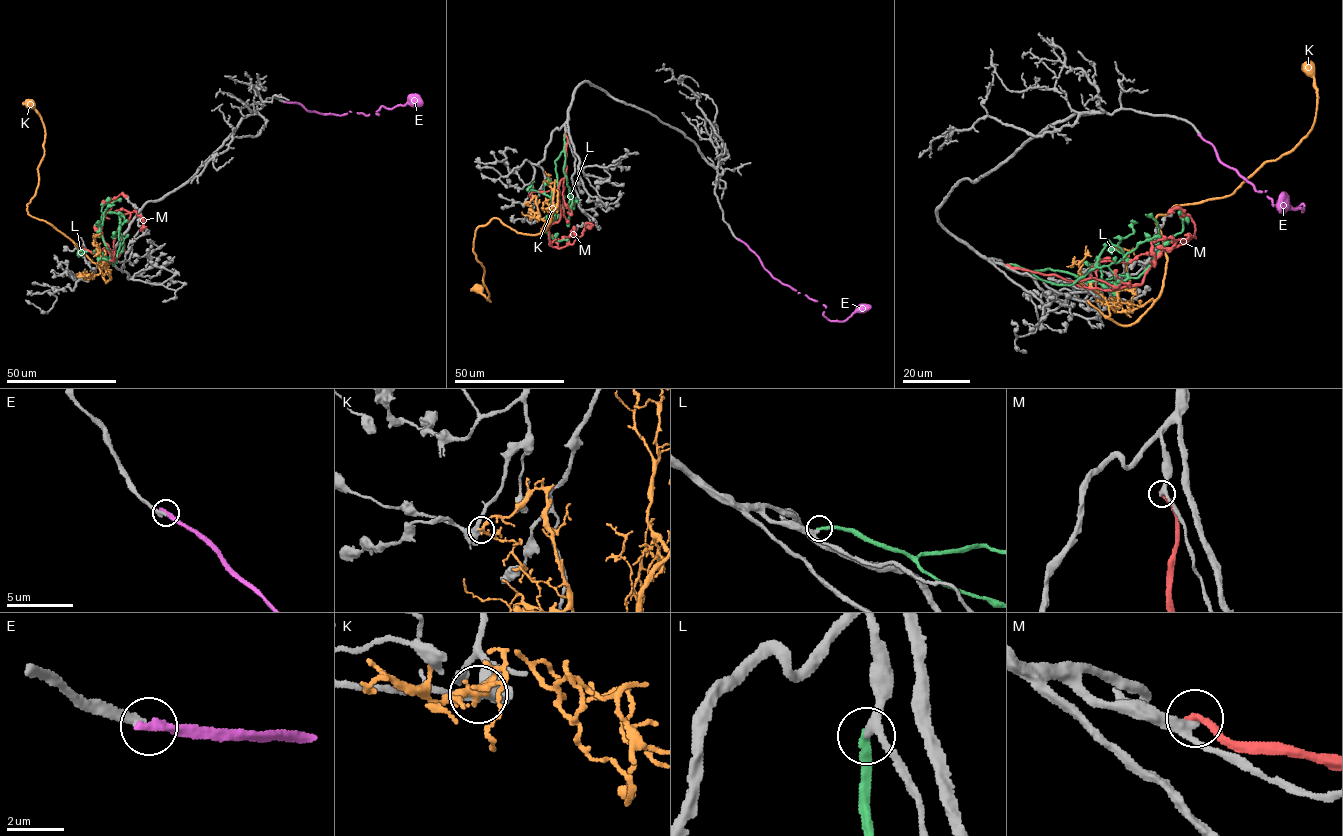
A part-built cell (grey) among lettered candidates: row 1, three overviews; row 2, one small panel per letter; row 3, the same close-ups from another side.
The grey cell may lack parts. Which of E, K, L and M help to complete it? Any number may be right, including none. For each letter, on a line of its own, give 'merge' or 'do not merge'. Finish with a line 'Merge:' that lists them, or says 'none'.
E: do not merge
K: do not merge
L: merge
M: do not merge
Merge: L

